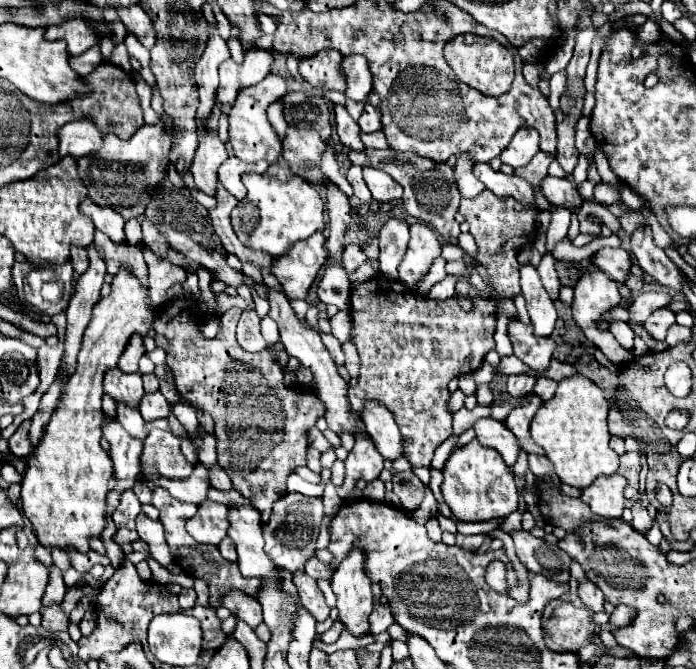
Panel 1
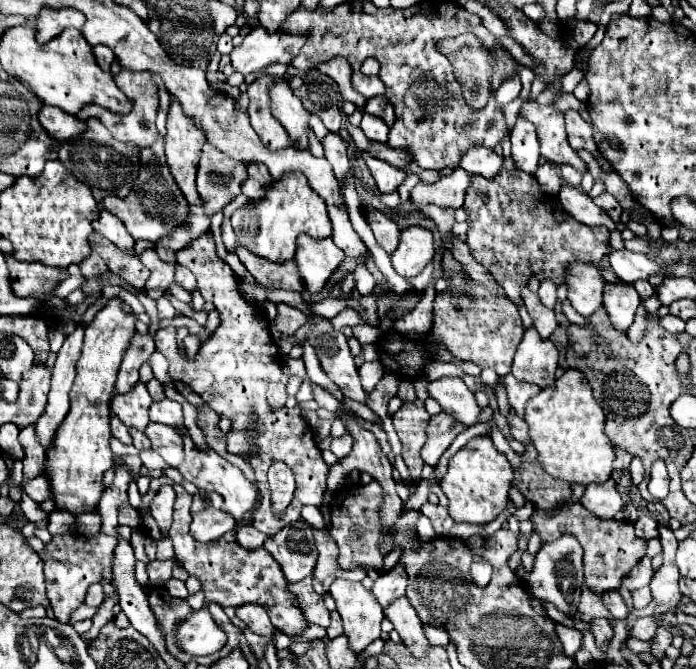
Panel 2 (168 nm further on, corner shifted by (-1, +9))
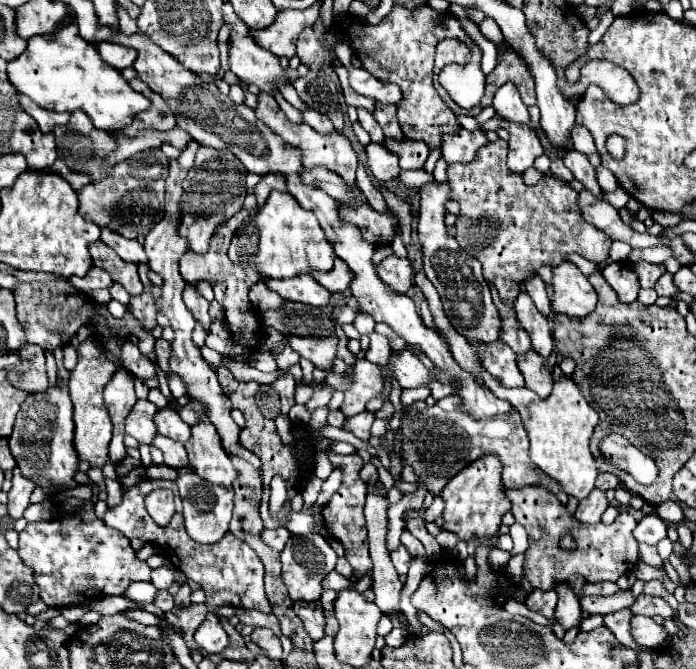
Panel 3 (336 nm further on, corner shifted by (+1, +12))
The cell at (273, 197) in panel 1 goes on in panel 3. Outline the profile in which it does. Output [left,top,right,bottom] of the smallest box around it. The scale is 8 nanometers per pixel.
[228,190,334,278]

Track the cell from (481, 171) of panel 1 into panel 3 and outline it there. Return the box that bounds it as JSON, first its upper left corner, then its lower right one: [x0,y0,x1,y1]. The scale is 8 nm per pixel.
[442,130,488,164]

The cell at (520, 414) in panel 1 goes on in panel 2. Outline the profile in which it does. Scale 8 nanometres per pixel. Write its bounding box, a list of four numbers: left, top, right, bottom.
[500,373,540,417]

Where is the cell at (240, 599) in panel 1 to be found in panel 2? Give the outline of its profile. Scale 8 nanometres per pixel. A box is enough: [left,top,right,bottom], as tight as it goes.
[236,605,274,637]

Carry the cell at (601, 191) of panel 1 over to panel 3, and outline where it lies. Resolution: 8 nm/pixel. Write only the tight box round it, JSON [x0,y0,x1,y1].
[596,166,618,192]

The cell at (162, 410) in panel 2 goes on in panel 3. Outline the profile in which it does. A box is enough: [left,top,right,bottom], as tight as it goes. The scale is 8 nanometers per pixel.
[154,408,190,442]

